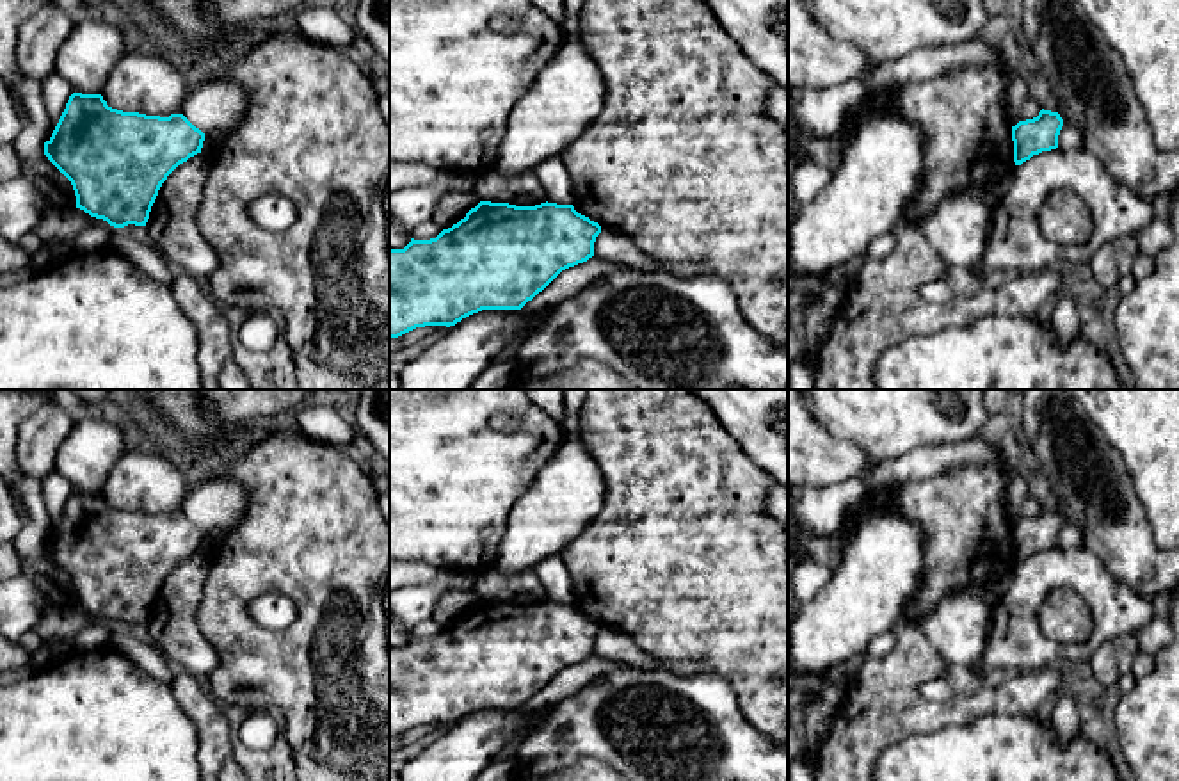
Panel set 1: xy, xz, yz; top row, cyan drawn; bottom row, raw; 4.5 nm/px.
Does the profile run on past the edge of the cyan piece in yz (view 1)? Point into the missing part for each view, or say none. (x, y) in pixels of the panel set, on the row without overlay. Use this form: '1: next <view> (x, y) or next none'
1: next none

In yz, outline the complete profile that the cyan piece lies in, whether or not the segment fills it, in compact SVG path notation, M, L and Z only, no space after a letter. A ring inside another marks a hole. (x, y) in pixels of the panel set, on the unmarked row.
M1040 509L1037 516L1019 519L1012 525L1014 560L1021 564L1033 553L1058 546L1063 518L1058 511Z

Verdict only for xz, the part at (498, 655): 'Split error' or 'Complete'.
Complete

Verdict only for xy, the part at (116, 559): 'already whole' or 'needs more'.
already whole

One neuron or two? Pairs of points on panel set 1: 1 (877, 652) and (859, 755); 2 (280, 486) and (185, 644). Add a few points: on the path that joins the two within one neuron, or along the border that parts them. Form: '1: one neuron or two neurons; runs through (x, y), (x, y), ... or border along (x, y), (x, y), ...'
1: two neurons; border along (893, 628), (895, 646), (879, 659), (868, 659)
2: two neurons; border along (201, 586), (198, 630), (216, 652), (219, 662)

